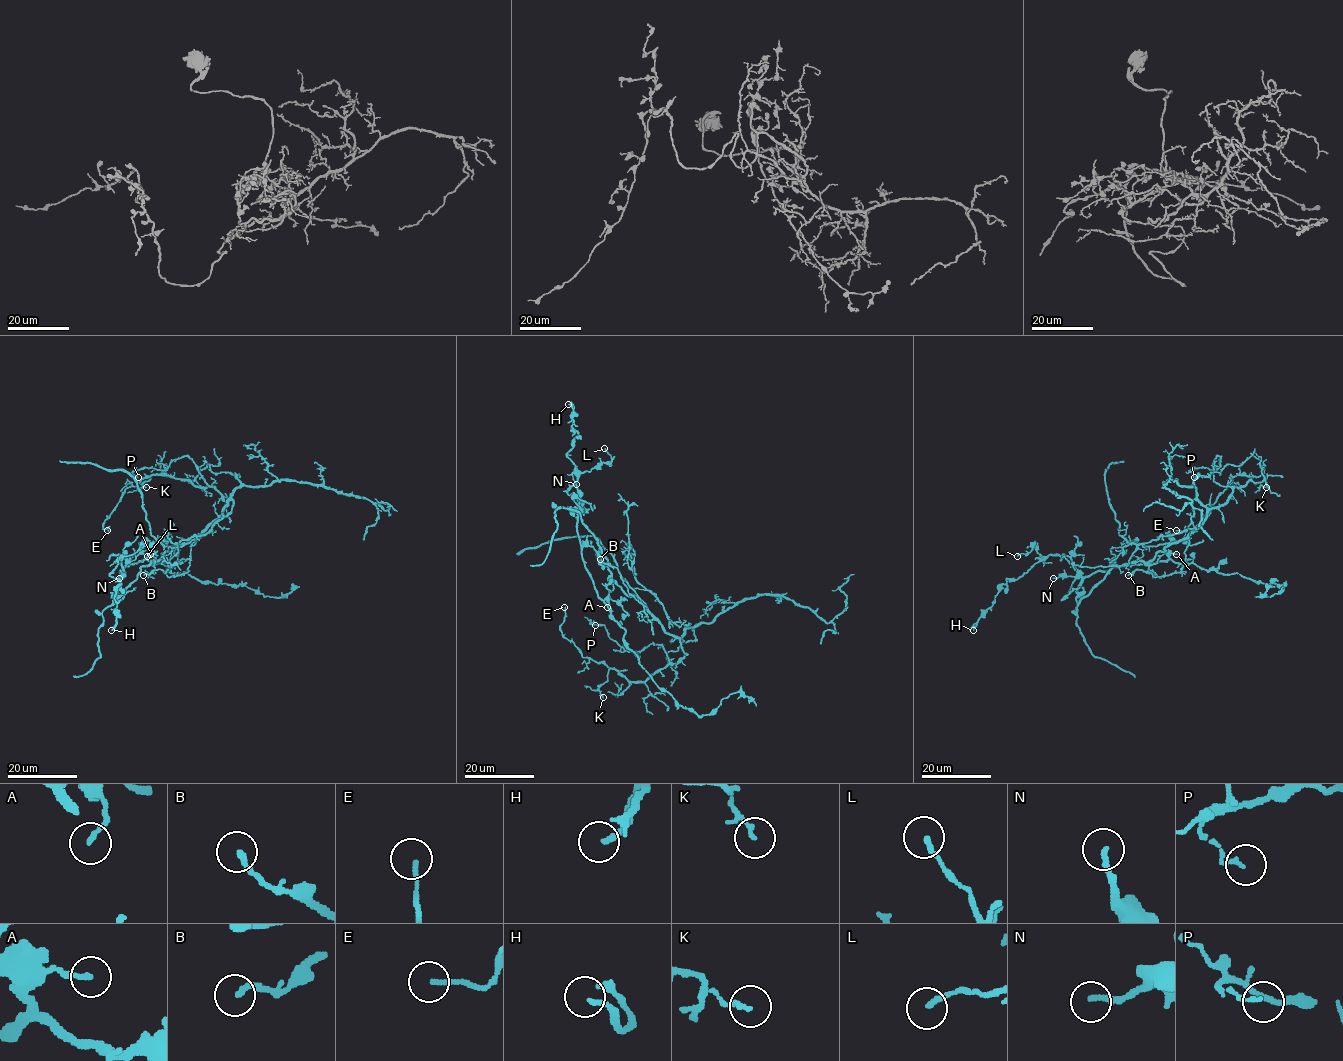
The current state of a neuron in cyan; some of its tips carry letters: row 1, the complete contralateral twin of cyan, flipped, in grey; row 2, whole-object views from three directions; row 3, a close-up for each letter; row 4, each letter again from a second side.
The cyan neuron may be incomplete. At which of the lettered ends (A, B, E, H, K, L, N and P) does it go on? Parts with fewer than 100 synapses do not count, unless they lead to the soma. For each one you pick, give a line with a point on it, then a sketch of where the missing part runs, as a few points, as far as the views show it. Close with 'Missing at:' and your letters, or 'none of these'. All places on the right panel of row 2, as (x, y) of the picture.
Missing at: none of these

